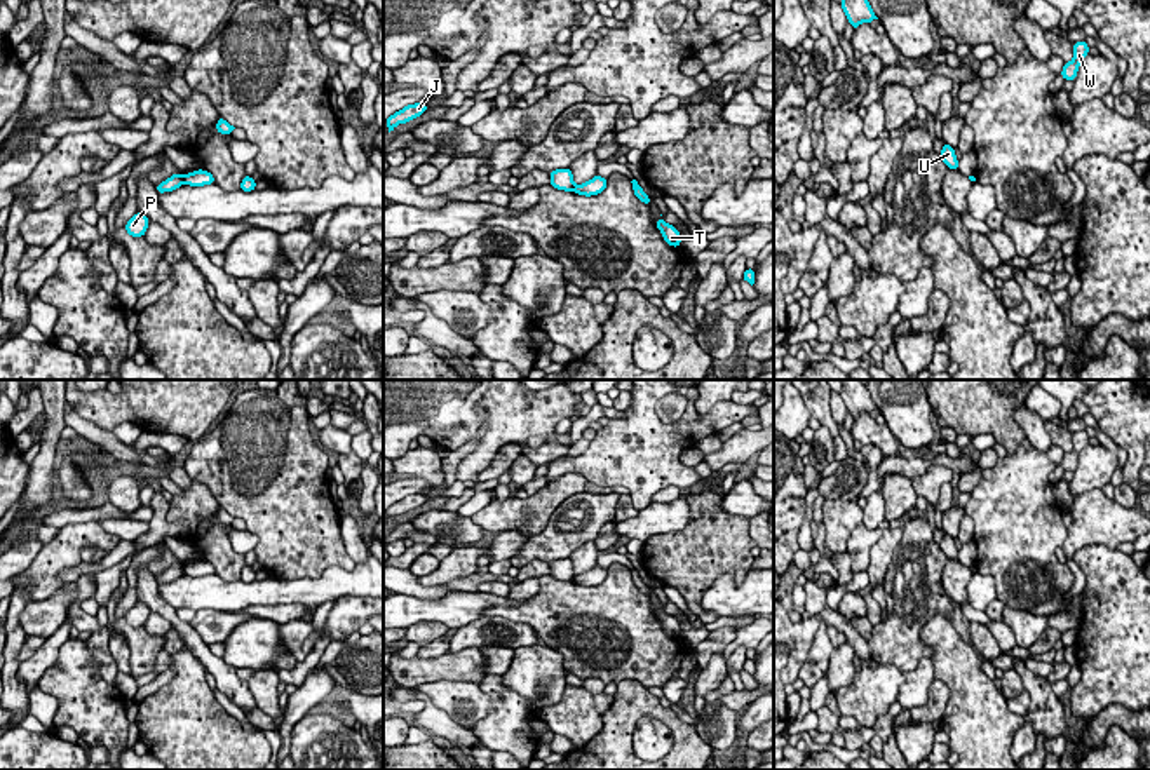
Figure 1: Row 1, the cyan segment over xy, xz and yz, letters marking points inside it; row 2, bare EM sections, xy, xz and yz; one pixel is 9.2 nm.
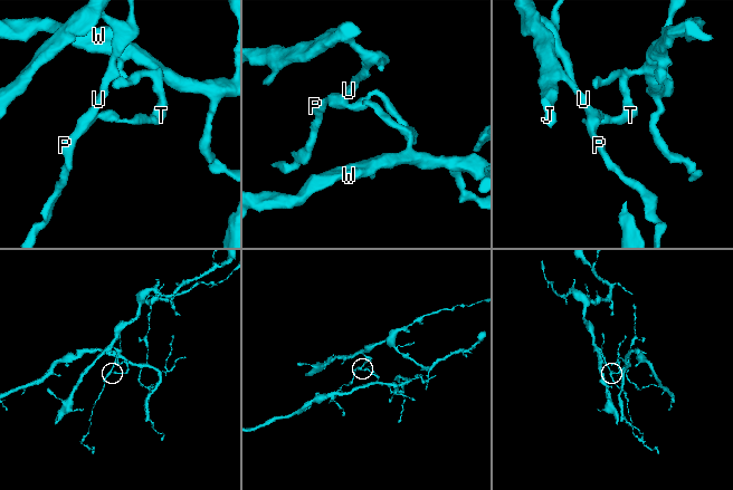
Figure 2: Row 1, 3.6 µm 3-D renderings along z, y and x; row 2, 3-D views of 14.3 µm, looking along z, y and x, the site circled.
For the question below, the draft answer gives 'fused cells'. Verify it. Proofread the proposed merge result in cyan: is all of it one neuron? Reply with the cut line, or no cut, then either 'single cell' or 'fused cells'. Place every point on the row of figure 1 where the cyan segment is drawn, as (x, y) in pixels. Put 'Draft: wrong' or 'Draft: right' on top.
Draft: right
xy (182, 176), (185, 182) | fused cells

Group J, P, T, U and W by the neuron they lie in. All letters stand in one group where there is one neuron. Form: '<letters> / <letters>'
J P U / T W

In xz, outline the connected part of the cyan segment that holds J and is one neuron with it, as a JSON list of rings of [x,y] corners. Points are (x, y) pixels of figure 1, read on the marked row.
[[[415,103],[415,105],[408,105],[402,110],[396,111],[394,115],[390,115],[385,120],[385,125],[387,125],[389,132],[394,131],[396,125],[406,124],[406,122],[420,117],[422,113],[427,111],[427,108],[429,106],[425,103]]]

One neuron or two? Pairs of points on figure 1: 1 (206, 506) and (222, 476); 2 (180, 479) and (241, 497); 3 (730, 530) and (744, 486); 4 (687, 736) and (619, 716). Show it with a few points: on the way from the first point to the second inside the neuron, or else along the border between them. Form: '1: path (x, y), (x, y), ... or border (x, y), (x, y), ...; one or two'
1: border (192, 479), (201, 481), (220, 506); two
2: border (182, 467), (192, 479); two
3: border (720, 495), (725, 511), (748, 520); two
4: path (669, 720), (656, 709), (636, 709); one

